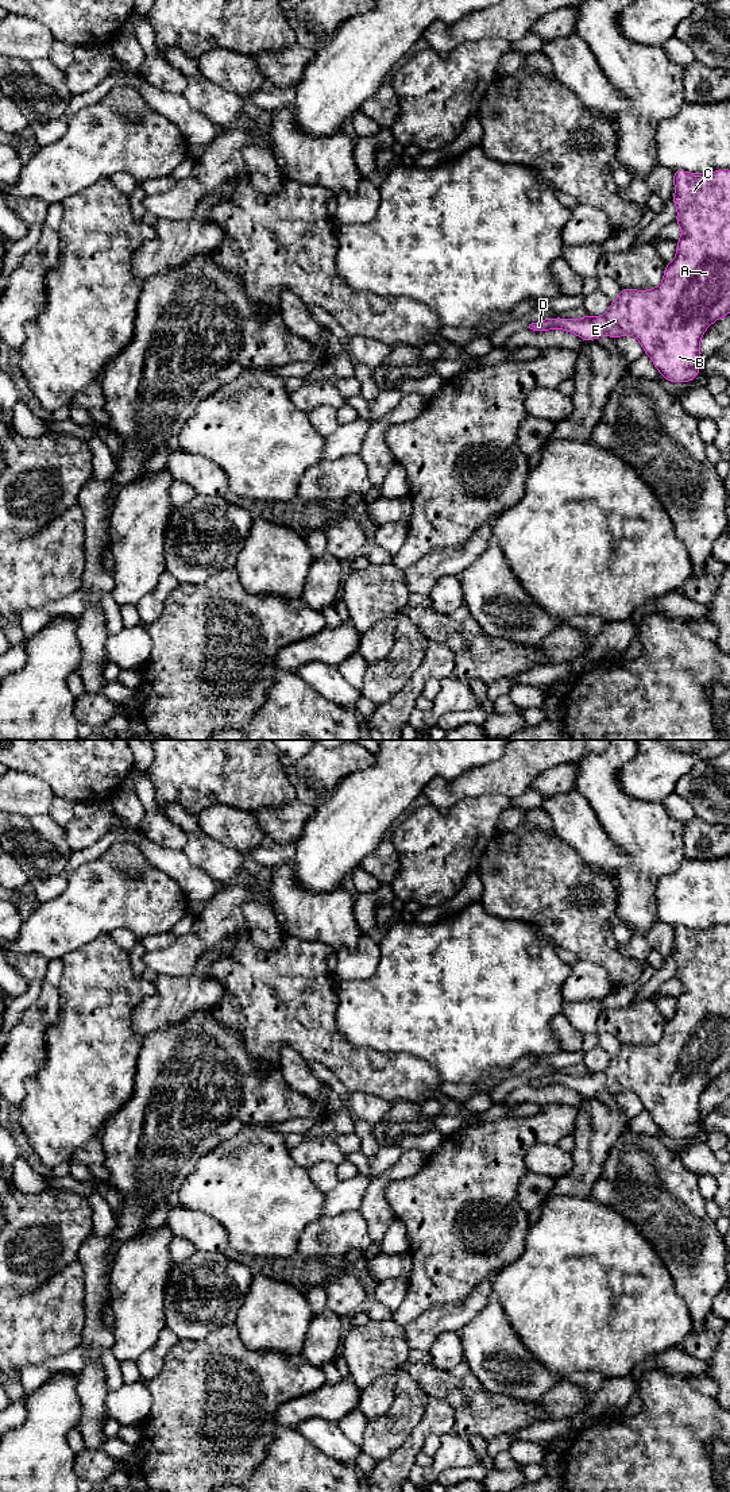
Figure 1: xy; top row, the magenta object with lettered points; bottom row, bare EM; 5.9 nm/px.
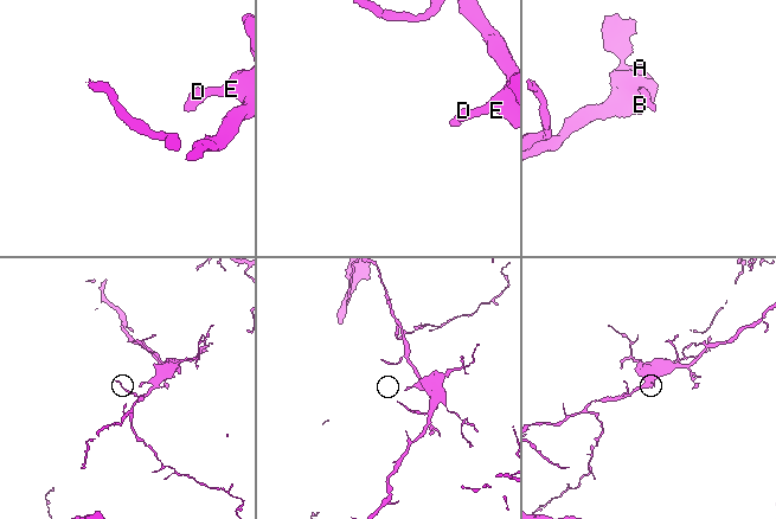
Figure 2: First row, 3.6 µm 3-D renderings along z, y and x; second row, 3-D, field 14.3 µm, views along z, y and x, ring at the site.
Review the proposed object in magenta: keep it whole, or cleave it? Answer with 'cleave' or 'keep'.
keep

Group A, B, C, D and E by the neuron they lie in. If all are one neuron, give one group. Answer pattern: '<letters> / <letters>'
A B C D E

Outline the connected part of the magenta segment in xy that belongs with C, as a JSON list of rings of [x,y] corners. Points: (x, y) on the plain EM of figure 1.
[[[722,925],[710,929],[690,929],[673,926],[675,951],[672,959],[677,964],[676,979],[681,983],[681,994],[676,998],[675,1015],[665,1021],[663,1037],[648,1046],[622,1044],[619,1052],[611,1057],[609,1067],[602,1072],[582,1075],[544,1075],[529,1080],[533,1087],[564,1086],[578,1091],[584,1098],[595,1096],[600,1091],[611,1095],[631,1091],[642,1102],[663,1134],[671,1138],[694,1137],[699,1130],[700,1096],[704,1087],[718,1075],[730,1069],[730,926]]]

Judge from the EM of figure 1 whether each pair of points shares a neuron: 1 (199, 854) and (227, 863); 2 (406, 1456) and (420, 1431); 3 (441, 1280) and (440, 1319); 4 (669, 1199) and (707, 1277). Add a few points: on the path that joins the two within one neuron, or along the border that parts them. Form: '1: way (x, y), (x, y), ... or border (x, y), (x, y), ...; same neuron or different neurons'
1: way (205, 854), (220, 862); same neuron
2: way (409, 1450), (417, 1437); same neuron
3: border (470, 1292), (458, 1304), (435, 1304), (413, 1321); different neurons
4: way (672, 1218), (688, 1242), (695, 1259); same neuron

